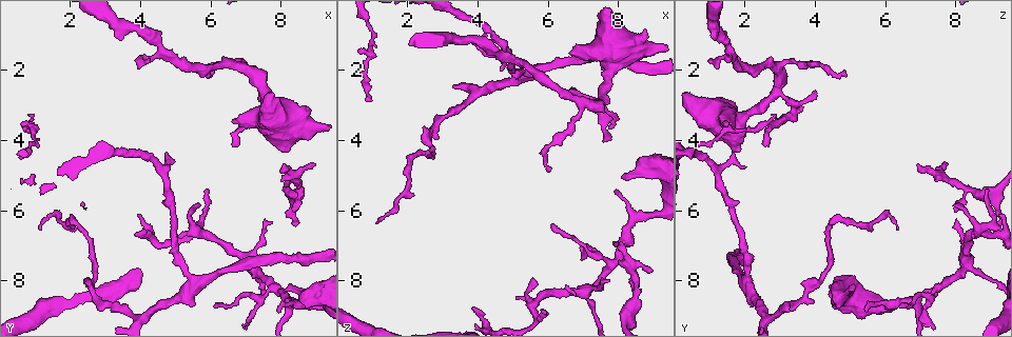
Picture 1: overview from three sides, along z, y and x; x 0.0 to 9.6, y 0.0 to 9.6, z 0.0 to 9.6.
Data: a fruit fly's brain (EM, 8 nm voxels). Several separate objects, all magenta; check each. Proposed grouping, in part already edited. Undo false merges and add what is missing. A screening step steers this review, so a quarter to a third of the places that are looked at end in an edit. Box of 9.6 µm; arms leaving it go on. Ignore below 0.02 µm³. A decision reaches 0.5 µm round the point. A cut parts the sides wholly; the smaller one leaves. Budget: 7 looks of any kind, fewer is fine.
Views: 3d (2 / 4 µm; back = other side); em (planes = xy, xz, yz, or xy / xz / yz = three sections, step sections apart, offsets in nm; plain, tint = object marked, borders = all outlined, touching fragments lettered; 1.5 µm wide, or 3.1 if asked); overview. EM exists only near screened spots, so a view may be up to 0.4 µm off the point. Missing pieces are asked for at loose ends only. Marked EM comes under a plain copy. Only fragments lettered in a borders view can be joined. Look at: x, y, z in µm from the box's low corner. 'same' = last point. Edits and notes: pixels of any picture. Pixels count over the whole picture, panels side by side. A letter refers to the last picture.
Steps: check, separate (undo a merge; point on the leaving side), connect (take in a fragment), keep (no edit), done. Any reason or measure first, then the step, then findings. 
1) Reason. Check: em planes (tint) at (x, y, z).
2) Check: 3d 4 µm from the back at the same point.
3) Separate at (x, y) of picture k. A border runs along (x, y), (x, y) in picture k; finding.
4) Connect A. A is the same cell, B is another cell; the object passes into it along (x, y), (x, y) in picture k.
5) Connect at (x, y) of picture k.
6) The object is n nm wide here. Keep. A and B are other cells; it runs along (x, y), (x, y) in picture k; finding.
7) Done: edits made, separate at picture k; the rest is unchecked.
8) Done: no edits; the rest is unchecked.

Check: 3d 4 µm at (6.65, 4.25, 2.60).

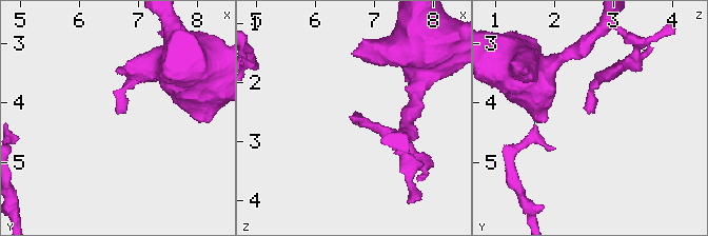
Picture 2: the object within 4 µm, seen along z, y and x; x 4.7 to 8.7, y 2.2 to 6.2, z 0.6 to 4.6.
Check: em planes (borders) at (6.65, 4.20, 2.60).

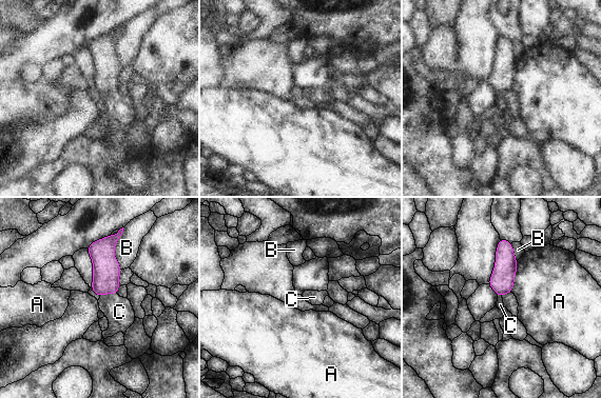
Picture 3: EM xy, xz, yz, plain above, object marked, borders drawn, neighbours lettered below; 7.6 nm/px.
The object is 180 nm wide here. Connect C. C is the same cell, A and B are other cells; the object passes into it along (107, 270), (108, 293), (119, 312) in picture 3; the neuron continues.

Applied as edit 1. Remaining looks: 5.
Check: em yz step 8 (borders) at (8.20, 4.35, 1.80).

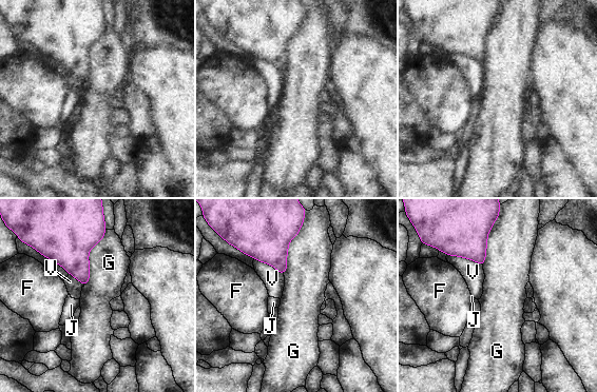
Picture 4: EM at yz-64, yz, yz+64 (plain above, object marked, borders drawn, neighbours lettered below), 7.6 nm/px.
Check: em planes (borders) at the same point.

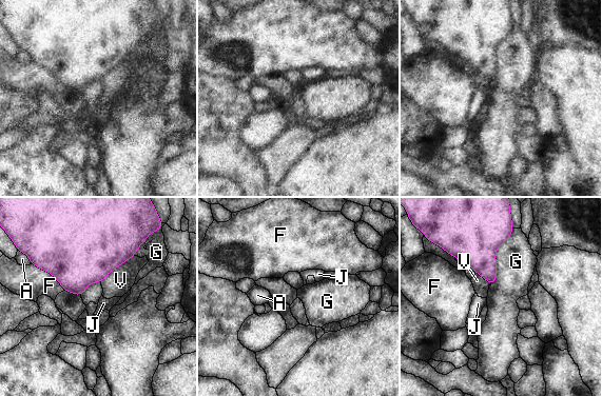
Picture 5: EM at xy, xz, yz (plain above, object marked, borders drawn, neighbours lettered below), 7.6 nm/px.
The longest contact is with G, 480 nm. Keep. A, F, G, J and V are other cells; a border runs along (512, 229), (496, 251), (490, 285) in picture 5; none of them fits.

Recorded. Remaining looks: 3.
Thin end. Check: 3d 2 µm at (6.05, 8.65, 6.45).

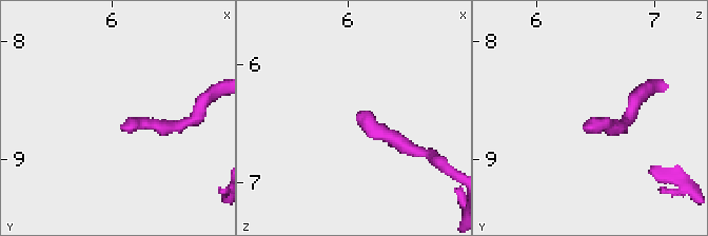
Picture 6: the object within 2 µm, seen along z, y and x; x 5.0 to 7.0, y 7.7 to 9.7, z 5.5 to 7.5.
Now the EM. Check: em planes (borders) at (6.06, 8.72, 6.40).

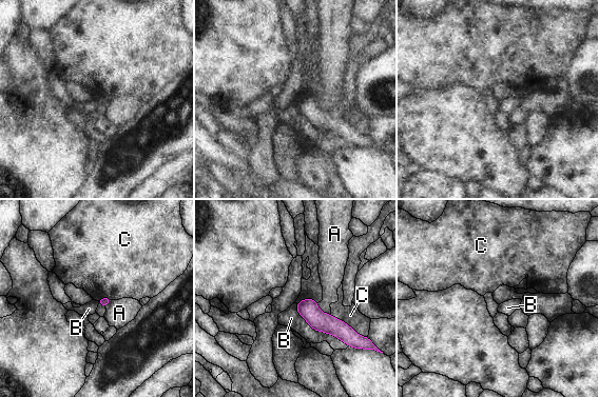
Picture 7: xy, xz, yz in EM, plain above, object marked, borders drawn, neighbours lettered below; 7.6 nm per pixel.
The object is 70 nm wide here. Keep. A, B and C are other cells; a border runs along (295, 303), (298, 314), (325, 333) in picture 7; none of them fits.

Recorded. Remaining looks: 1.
Done: edits made, connect at picture 3; the rest is unchecked.

